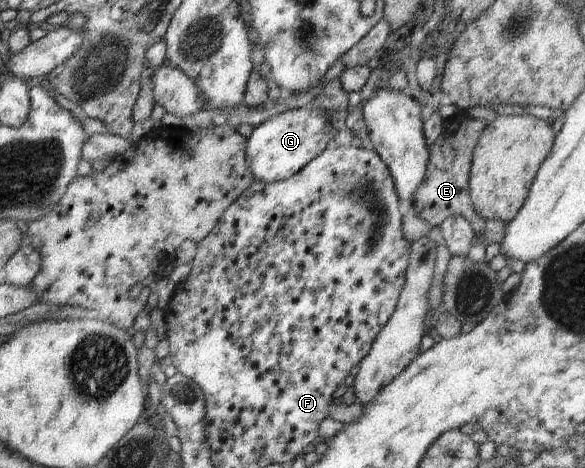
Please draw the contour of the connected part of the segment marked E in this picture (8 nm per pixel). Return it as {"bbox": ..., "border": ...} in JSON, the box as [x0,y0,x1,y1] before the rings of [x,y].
{"bbox":[413,114,507,245],"border":[[[459,114],[443,121],[443,130],[439,139],[431,146],[429,164],[425,180],[417,192],[413,194],[414,212],[433,227],[439,227],[451,216],[465,218],[477,236],[488,236],[490,243],[501,245],[507,223],[501,220],[485,220],[481,218],[471,203],[469,197],[469,174],[472,166],[472,156],[477,142],[488,126],[487,121],[476,120]]]}

